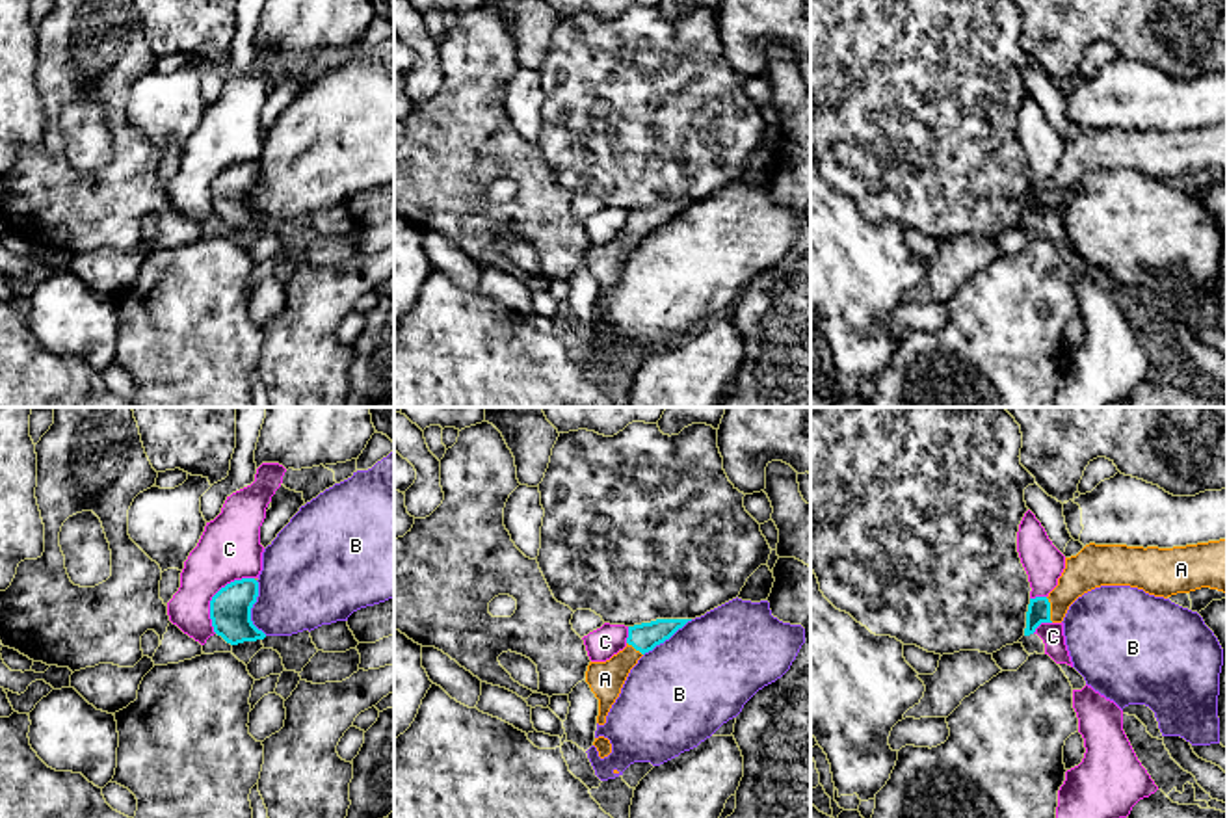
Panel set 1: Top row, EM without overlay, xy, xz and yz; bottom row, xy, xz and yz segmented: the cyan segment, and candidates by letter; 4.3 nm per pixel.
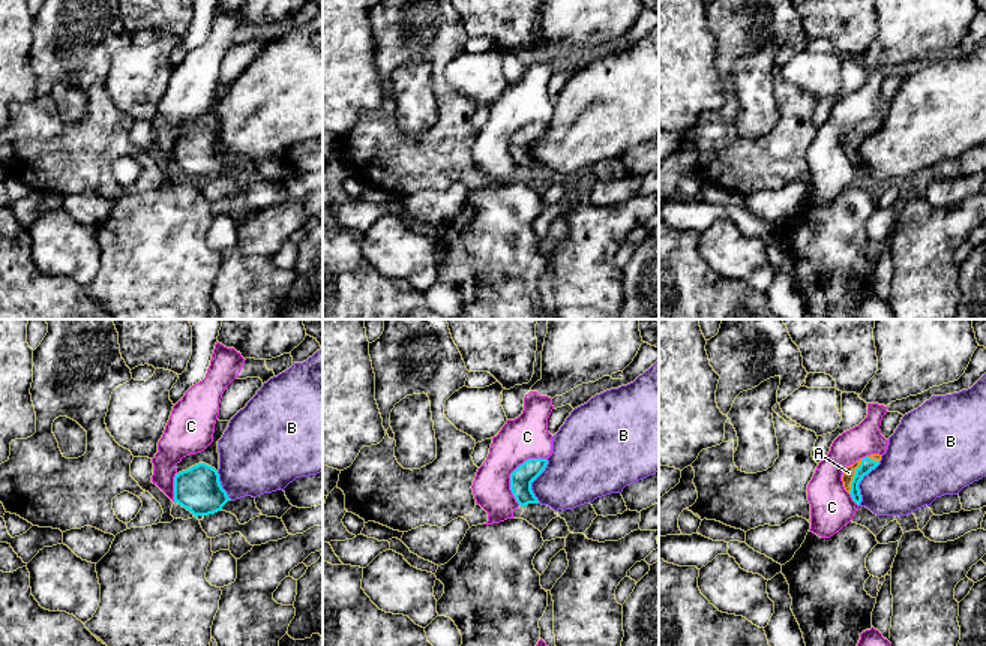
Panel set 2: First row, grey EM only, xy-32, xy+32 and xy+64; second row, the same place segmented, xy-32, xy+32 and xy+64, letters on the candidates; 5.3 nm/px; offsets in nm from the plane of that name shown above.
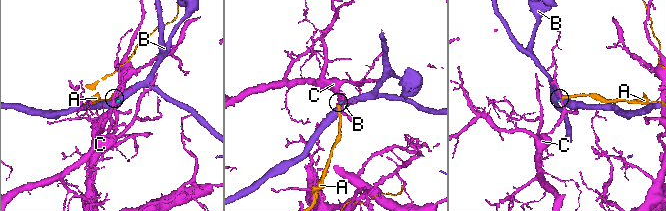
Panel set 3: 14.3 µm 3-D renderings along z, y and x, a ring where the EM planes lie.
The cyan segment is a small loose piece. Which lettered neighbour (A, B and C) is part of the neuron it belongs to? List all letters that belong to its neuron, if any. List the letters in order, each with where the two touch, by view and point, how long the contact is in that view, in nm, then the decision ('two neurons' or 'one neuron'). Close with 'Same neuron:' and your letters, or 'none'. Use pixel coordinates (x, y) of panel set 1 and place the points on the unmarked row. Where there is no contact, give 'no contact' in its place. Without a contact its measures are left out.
A: yz (1049, 194) | 120 nm | one neuron
B: xy (251, 190) | 240 nm | two neurons
C: xy (214, 179) | 300 nm | two neurons
Same neuron: A

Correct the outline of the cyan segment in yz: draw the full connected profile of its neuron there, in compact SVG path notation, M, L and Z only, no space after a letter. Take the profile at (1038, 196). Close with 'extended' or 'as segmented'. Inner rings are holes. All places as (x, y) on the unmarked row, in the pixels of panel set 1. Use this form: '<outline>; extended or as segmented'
M1227 123L1173 132L1089 126L1076 139L1065 141L1058 169L1047 180L1030 182L1024 219L1041 206L1062 206L1078 180L1101 169L1130 169L1164 182L1201 171L1227 177Z; extended

